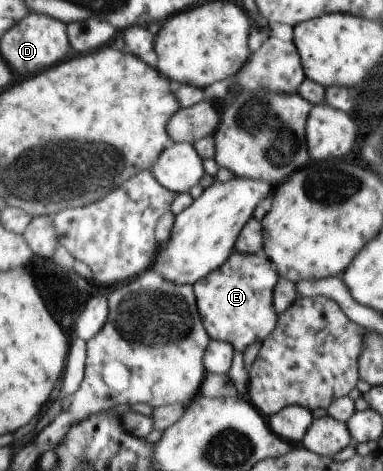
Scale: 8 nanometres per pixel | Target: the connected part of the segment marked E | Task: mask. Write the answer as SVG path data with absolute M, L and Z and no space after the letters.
M232 252L230 257L206 277L193 285L197 308L211 340L228 342L236 351L243 351L254 341L262 341L274 329L278 314L273 307L273 289L280 279L275 265L263 253L243 254Z

